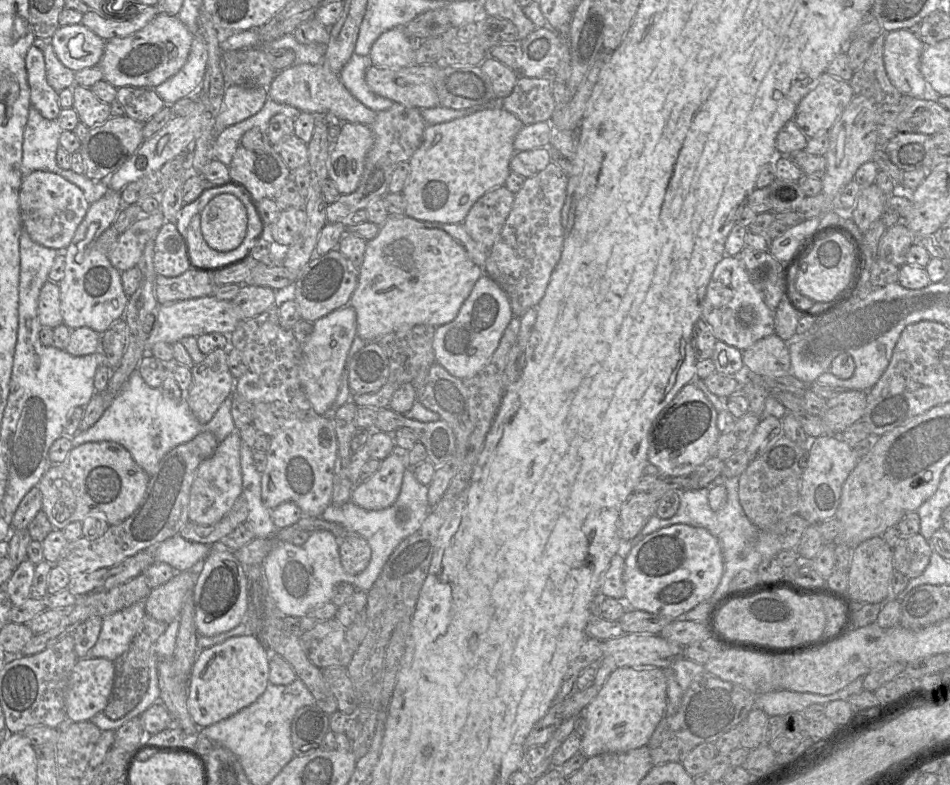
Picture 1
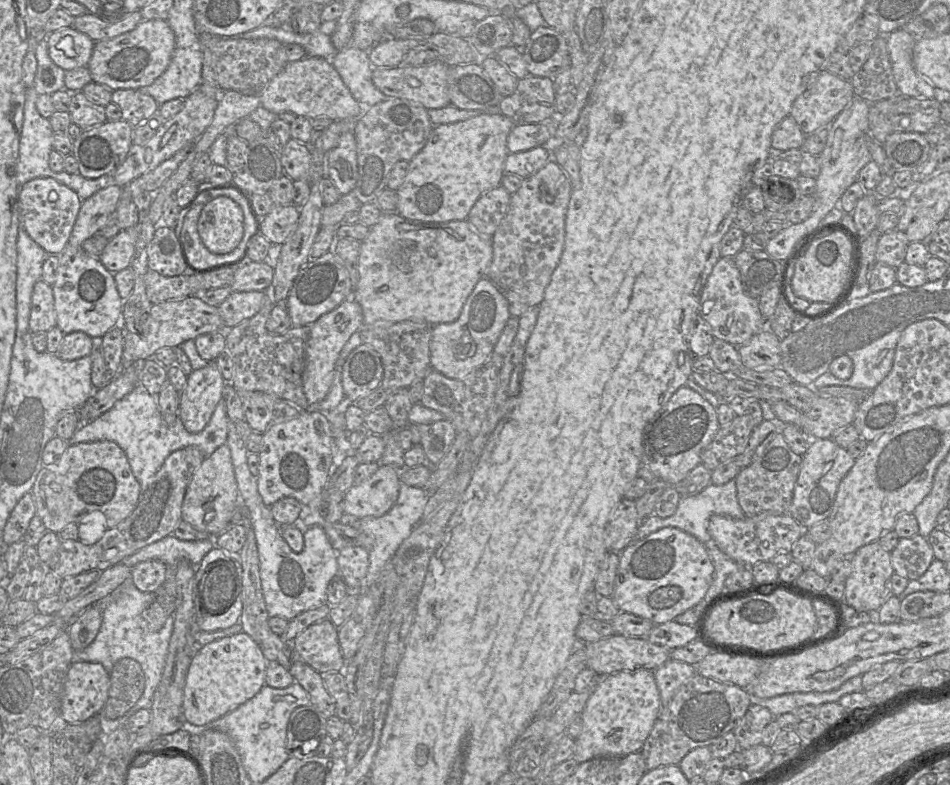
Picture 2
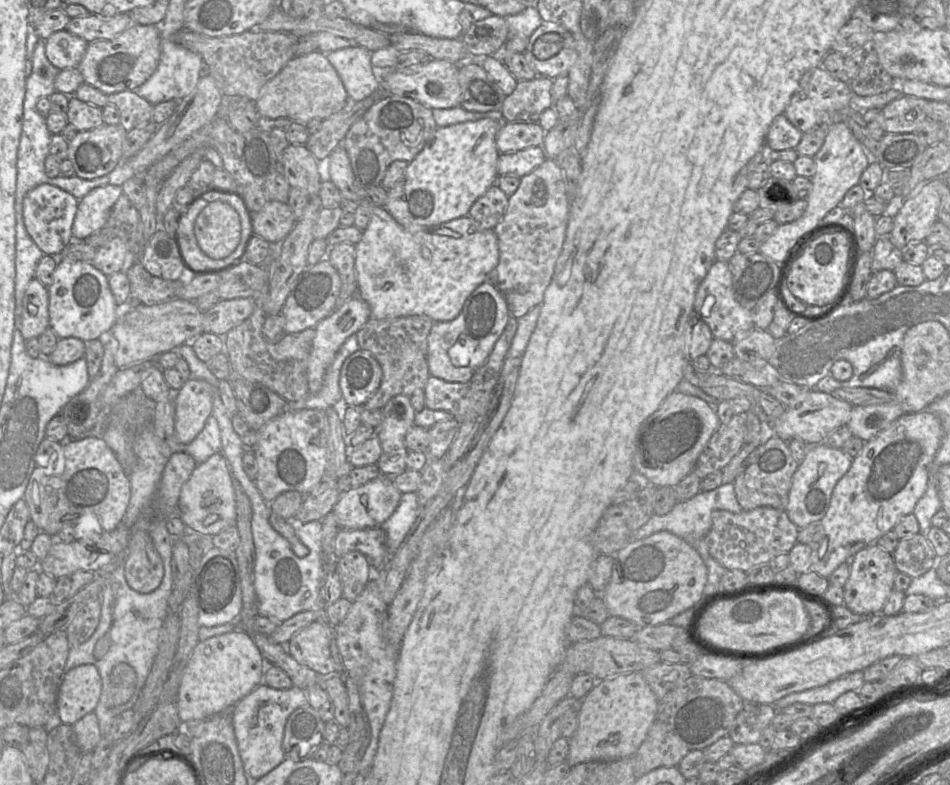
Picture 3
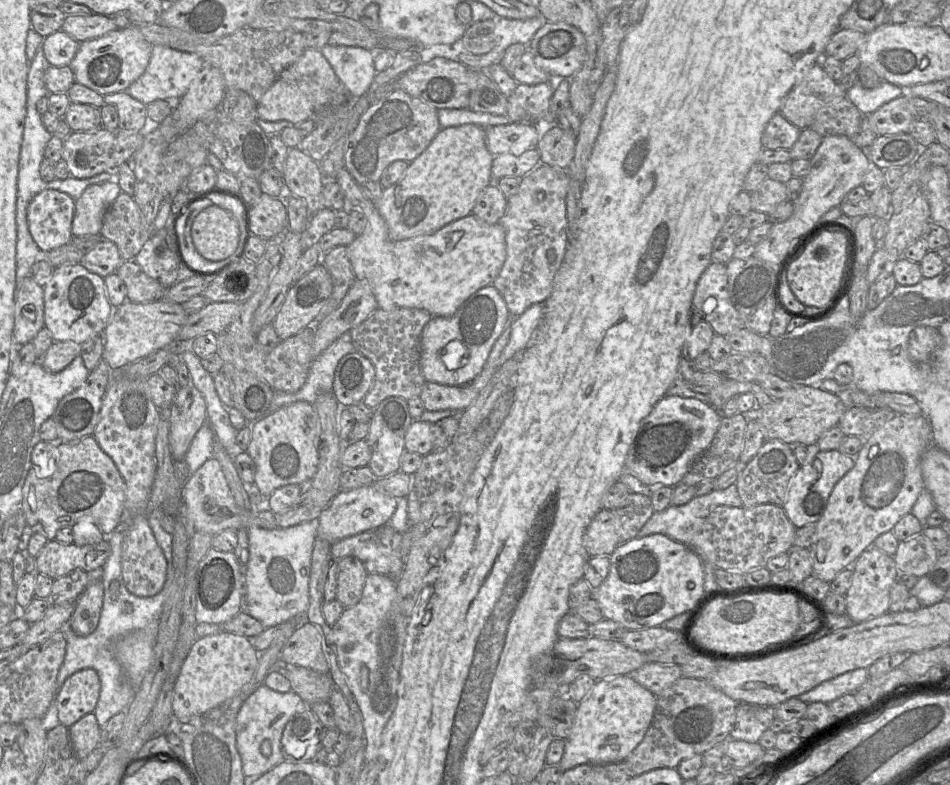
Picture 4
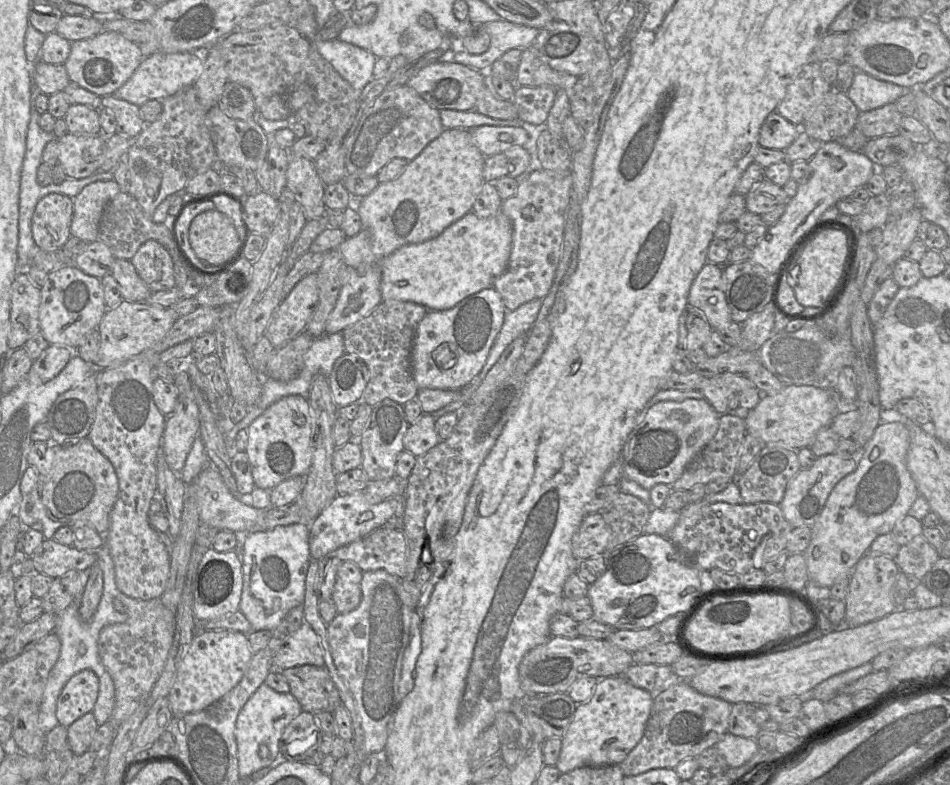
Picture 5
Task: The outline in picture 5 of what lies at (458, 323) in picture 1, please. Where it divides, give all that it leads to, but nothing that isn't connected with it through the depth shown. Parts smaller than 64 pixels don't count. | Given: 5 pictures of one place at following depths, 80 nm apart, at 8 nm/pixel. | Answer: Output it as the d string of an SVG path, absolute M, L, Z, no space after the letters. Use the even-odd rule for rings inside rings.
M486 288L443 311L429 310L416 329L412 349L413 374L420 389L459 390L482 370L499 334L506 308L499 292Z

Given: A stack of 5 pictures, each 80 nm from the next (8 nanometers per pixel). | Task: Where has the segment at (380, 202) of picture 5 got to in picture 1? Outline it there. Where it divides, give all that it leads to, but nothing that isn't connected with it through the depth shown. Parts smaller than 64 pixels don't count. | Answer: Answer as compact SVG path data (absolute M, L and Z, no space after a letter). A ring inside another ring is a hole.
M503 107L494 109L484 109L461 118L456 118L448 122L427 125L424 130L422 144L413 153L409 160L410 173L402 190L402 194L407 202L406 215L417 220L428 222L463 223L469 210L481 196L483 196L485 193L494 188L505 185L506 179L511 173L510 161L513 155L515 154L514 139L523 126L524 124L519 120L519 118L516 115L507 111Z

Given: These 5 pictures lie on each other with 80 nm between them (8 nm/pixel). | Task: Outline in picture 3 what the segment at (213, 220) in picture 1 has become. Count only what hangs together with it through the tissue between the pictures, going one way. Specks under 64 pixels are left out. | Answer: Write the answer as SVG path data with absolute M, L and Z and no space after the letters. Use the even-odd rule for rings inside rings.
M213 201L196 218L194 233L200 249L208 257L226 258L240 243L240 216L229 204Z

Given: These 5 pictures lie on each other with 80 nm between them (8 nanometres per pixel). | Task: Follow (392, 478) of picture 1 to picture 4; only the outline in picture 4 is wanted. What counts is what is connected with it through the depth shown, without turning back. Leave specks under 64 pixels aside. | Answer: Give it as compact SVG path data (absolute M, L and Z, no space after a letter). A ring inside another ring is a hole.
M373 485L341 490L318 518L317 537L335 542L389 524L397 508L397 498L379 492Z

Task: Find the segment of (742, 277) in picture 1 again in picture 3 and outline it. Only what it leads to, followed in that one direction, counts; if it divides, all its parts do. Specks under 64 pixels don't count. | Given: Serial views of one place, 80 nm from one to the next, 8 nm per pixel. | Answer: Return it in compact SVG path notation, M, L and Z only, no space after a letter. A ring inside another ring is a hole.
M716 260L700 283L694 301L694 310L709 326L713 338L732 342L755 328L752 312L742 307L734 297L729 261Z

